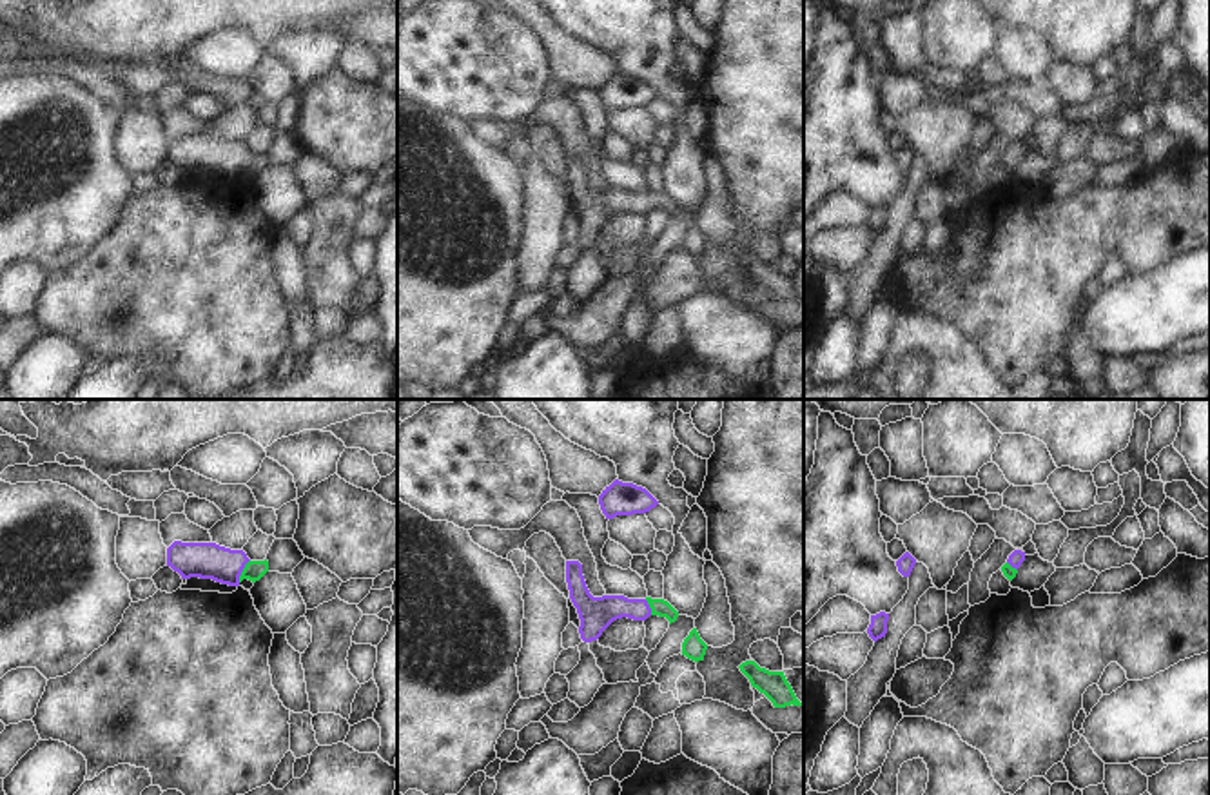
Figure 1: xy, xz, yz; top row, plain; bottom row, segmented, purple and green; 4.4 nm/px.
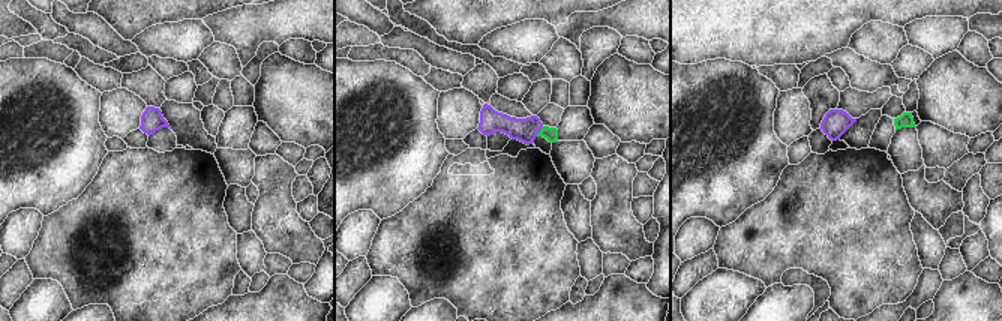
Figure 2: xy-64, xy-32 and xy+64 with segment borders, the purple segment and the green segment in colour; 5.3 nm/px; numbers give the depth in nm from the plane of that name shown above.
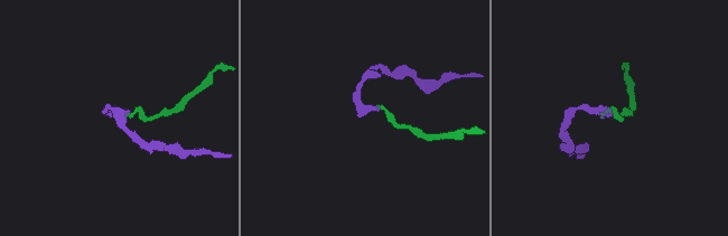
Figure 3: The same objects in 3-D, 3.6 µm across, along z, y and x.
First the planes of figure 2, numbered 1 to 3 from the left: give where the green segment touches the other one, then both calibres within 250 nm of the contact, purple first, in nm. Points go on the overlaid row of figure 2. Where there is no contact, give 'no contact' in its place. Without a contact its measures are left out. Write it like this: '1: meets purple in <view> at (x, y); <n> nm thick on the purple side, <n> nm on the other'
1: no contact
2: meets purple in xy-32 at (540, 129); 130 nm thick on the purple side, 80 nm on the other
3: no contact

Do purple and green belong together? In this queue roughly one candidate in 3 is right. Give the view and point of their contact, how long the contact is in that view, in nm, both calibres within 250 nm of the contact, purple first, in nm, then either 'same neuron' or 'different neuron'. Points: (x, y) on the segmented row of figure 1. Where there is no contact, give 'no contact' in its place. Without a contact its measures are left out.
xy (242, 570) | 120 nm | 160/90 nm | same neuron

